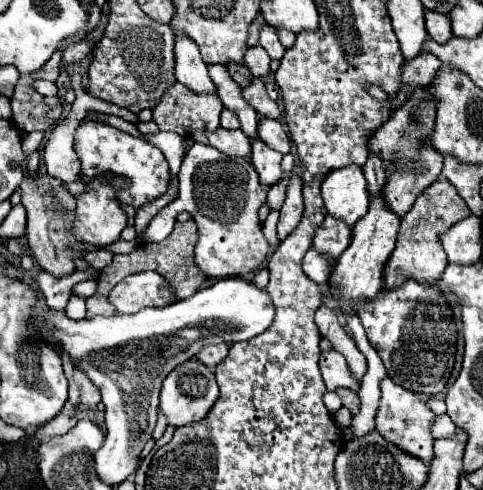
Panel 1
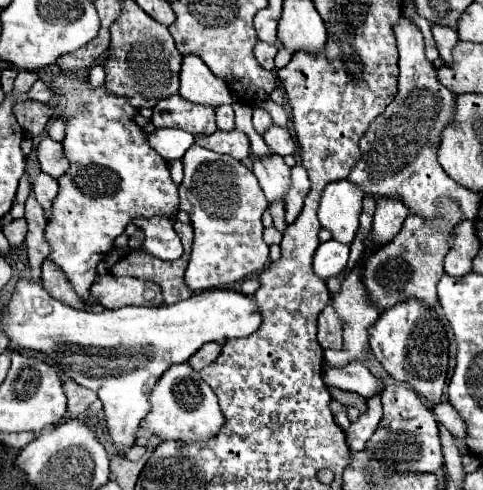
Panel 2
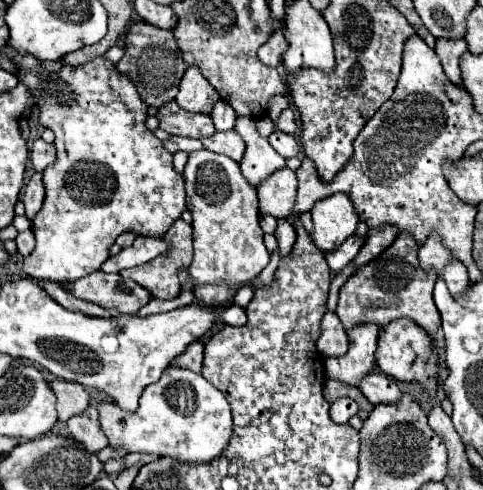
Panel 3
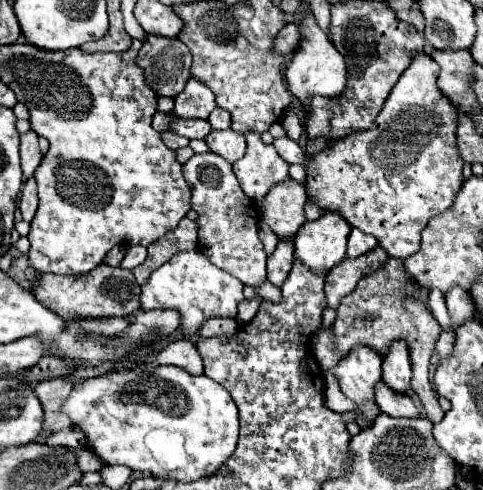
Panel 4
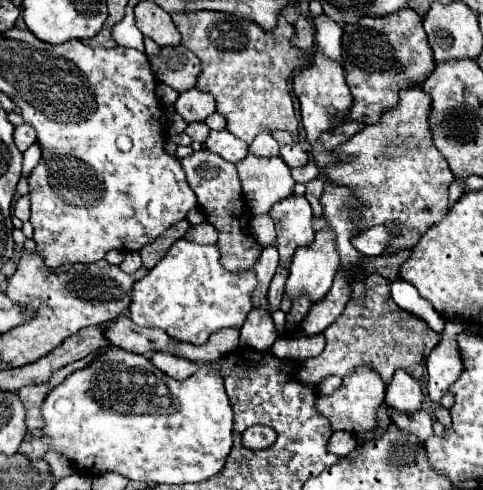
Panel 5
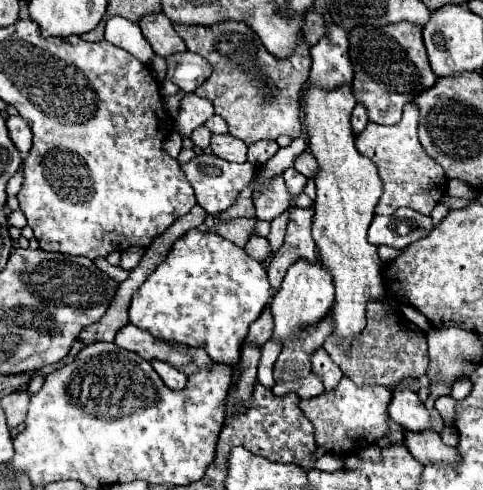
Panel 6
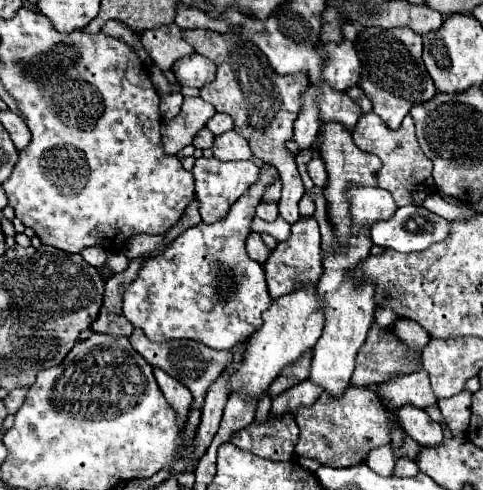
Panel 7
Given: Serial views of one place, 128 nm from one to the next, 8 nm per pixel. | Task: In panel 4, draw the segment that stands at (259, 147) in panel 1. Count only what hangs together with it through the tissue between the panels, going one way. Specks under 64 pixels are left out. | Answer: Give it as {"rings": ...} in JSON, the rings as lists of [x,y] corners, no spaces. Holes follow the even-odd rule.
{"rings":[[[288,180],[288,184],[278,184],[272,192],[268,192],[260,208],[260,220],[264,220],[280,240],[292,240],[306,222],[306,202],[306,188]]]}

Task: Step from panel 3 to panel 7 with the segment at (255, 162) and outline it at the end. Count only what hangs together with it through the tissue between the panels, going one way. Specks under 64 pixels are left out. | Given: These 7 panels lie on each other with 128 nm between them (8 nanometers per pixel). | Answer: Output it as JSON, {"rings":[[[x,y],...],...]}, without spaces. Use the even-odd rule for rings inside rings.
{"rings":[[[260,204],[256,208],[256,216],[262,218],[262,220],[266,220],[266,222],[276,220],[276,216],[278,216],[278,204]]]}

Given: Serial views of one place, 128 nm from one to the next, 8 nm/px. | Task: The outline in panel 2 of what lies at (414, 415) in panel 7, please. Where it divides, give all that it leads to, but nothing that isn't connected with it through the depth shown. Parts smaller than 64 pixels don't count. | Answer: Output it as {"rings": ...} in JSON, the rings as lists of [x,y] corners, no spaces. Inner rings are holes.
{"rings":[[[396,304],[380,314],[372,326],[370,348],[384,370],[398,382],[410,384],[418,394],[438,404],[448,370],[448,340],[436,312],[420,312],[420,304]]]}

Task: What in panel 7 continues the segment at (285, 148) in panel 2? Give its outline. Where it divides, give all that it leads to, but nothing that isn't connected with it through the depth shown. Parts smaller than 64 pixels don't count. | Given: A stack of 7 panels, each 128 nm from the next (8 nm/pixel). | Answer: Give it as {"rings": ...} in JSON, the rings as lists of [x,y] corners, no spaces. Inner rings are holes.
{"rings":[[[312,158],[308,162],[308,174],[310,174],[310,178],[312,178],[312,182],[314,182],[316,188],[322,190],[326,186],[328,174],[326,174],[326,166],[324,166],[324,162],[320,158]]]}

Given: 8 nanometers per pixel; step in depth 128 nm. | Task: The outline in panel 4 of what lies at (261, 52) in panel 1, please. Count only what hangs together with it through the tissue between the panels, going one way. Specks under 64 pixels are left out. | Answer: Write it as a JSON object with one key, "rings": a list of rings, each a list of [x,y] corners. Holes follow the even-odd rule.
{"rings":[[[286,24],[282,30],[280,30],[280,36],[276,38],[276,44],[274,48],[278,52],[284,52],[284,54],[290,54],[290,50],[294,52],[300,44],[300,28],[296,24]]]}

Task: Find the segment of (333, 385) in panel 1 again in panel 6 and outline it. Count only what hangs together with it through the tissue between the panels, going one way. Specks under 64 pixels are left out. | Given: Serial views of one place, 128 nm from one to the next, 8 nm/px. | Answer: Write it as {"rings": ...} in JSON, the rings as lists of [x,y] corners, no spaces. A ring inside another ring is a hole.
{"rings":[[[406,432],[404,446],[410,450],[410,454],[422,464],[446,464],[446,466],[458,466],[460,454],[458,448],[446,446],[440,438],[440,434],[432,432]]]}

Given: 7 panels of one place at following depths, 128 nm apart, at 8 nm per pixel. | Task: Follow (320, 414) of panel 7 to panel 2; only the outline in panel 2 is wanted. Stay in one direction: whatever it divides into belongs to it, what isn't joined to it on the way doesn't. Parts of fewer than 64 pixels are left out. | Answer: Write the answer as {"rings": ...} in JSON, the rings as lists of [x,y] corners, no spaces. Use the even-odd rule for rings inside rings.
{"rings":[[[356,266],[356,272],[348,274],[344,278],[342,290],[332,300],[332,306],[336,308],[336,312],[338,312],[338,316],[342,320],[342,326],[344,326],[344,348],[342,350],[324,350],[324,358],[326,358],[328,364],[332,364],[336,368],[342,368],[342,366],[346,366],[350,362],[356,362],[356,360],[364,360],[366,358],[366,354],[370,350],[368,328],[380,316],[378,308],[368,308],[368,304],[364,304],[364,288],[360,288],[360,266]]]}

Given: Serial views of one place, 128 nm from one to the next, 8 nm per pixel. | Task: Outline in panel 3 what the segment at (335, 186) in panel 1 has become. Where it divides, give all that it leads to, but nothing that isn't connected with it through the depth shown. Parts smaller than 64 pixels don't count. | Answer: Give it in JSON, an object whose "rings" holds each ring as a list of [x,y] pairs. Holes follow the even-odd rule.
{"rings":[[[332,196],[320,200],[312,210],[314,230],[310,232],[310,240],[322,254],[334,252],[344,244],[348,236],[356,232],[358,220],[352,202],[346,196]]]}

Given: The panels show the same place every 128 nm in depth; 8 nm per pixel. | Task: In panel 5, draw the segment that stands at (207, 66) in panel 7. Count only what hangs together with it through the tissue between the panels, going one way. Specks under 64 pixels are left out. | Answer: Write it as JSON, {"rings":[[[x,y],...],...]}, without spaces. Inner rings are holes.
{"rings":[[[168,46],[152,58],[152,70],[156,78],[176,92],[186,92],[196,86],[202,72],[202,62],[184,46]]]}

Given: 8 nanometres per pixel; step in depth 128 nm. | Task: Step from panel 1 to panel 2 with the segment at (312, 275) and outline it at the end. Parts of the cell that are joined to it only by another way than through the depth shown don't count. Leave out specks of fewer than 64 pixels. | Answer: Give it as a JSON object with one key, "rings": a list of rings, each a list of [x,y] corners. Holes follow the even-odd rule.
{"rings":[[[328,240],[320,244],[314,254],[314,272],[322,280],[328,280],[330,276],[340,274],[344,264],[348,262],[348,254],[350,254],[348,244],[342,244],[336,240]]]}

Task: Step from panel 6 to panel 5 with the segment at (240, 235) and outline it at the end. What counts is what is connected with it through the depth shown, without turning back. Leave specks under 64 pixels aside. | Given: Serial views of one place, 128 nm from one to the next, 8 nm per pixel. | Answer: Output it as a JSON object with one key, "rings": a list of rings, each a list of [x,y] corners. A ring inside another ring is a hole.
{"rings":[[[202,222],[198,226],[192,226],[188,240],[196,240],[196,242],[202,242],[202,244],[214,244],[216,236],[218,236],[218,230],[212,224]]]}

